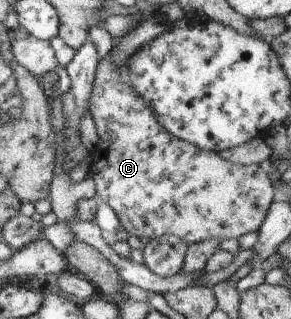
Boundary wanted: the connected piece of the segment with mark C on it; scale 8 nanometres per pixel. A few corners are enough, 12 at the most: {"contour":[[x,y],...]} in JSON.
{"contour":[[97,62],[87,167],[137,238],[258,232],[264,165],[172,138]]}

